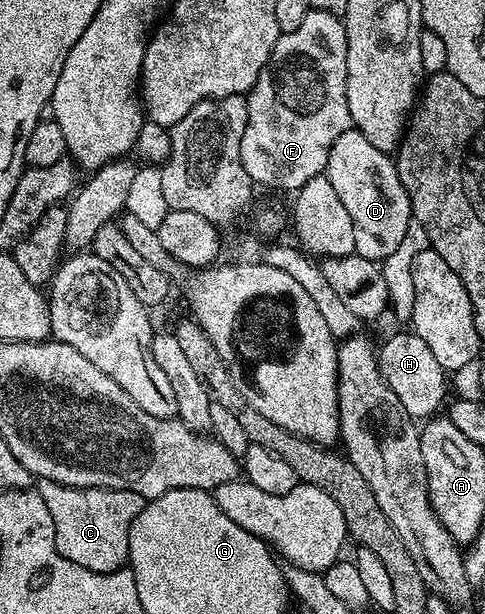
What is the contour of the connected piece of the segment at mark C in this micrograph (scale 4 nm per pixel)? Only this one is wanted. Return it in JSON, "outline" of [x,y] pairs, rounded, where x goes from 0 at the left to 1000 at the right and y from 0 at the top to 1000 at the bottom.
{"outline":[[[89,779],[74,785],[72,798],[101,827],[111,884],[130,909],[204,935],[231,933],[264,915],[266,858],[303,822],[295,808],[256,796],[151,795]]]}

